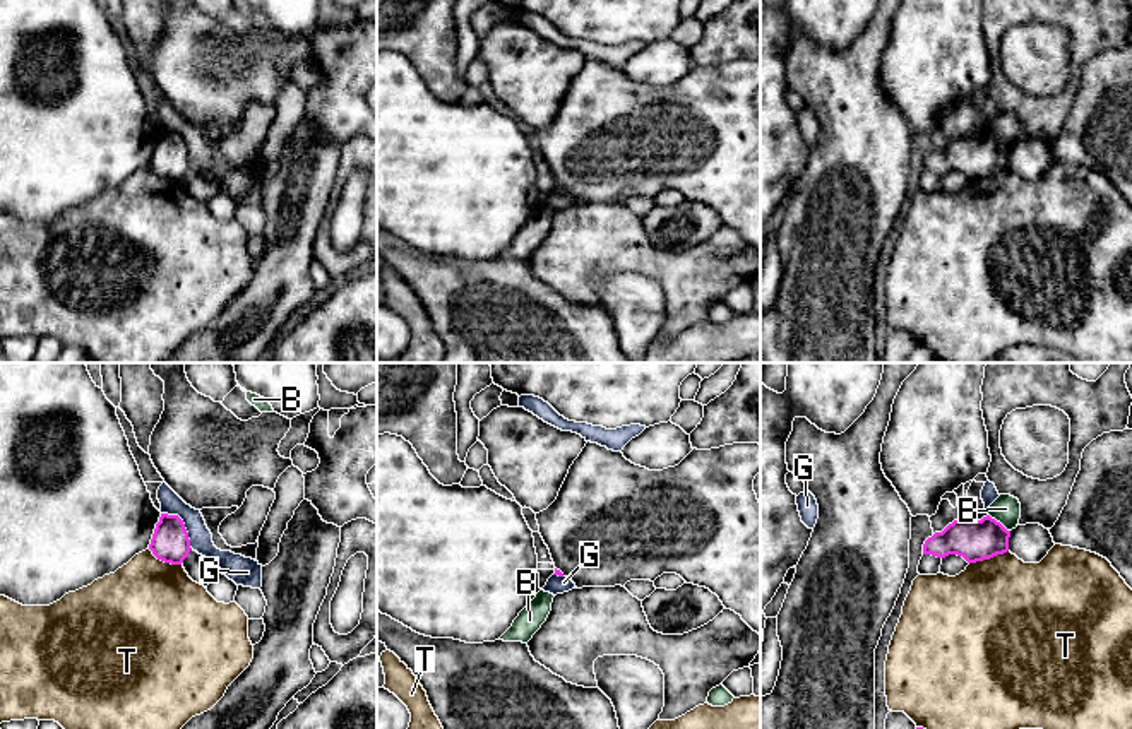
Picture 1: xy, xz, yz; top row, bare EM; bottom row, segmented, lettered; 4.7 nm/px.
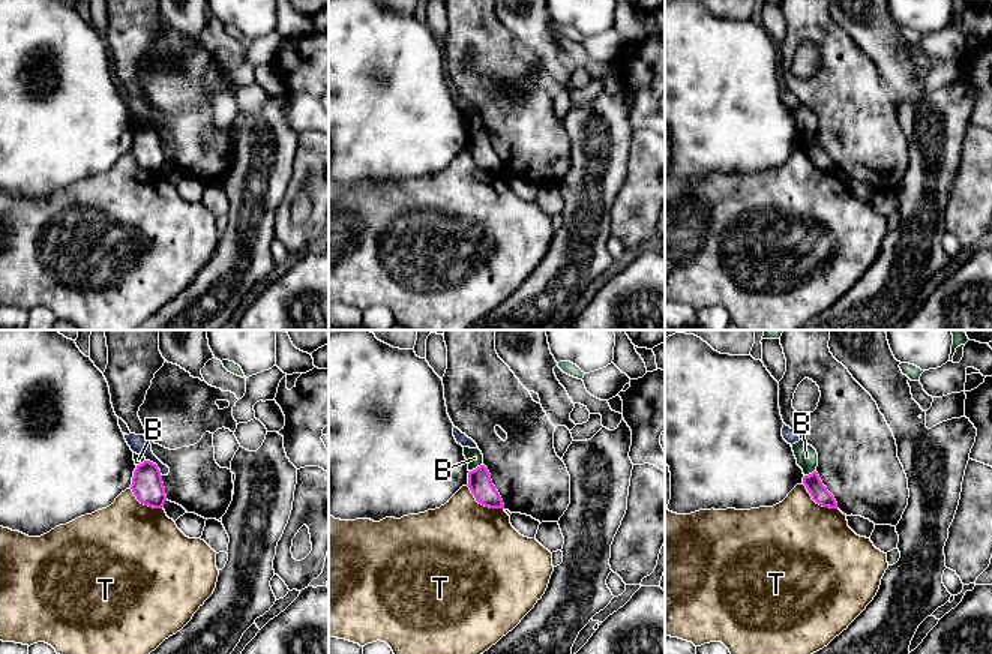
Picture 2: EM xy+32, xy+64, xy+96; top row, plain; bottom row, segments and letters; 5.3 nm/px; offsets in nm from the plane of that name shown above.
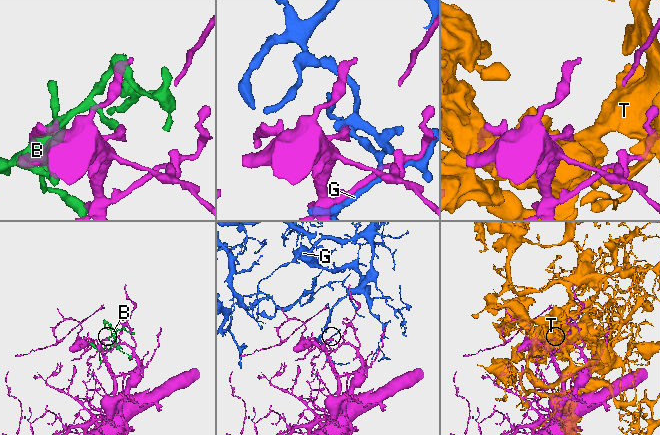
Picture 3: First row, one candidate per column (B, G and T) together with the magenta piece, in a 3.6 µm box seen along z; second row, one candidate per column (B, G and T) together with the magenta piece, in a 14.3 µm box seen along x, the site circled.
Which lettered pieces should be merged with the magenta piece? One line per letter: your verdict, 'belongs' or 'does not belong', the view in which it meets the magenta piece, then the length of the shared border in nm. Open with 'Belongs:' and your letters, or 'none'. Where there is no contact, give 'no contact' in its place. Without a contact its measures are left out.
Belongs: none
B: does not belong; meets magenta in yz; contact 130 nm long
G: does not belong; meets magenta in xy; contact 220 nm long
T: does not belong; meets magenta in yz; contact 200 nm long

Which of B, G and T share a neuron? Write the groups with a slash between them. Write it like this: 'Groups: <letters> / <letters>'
Groups: B / G / T

